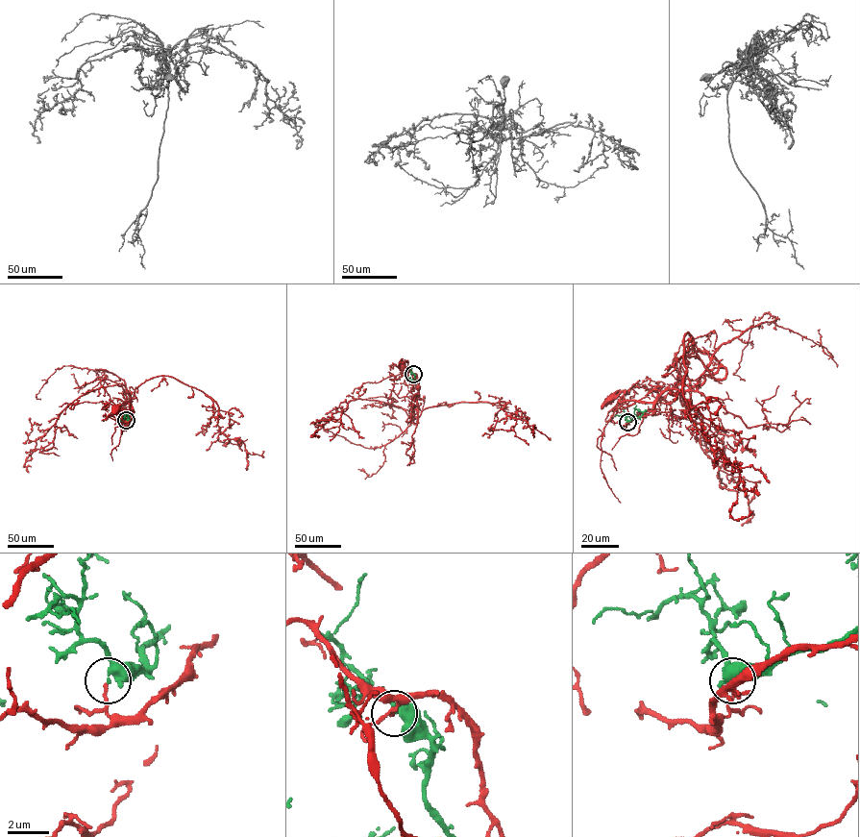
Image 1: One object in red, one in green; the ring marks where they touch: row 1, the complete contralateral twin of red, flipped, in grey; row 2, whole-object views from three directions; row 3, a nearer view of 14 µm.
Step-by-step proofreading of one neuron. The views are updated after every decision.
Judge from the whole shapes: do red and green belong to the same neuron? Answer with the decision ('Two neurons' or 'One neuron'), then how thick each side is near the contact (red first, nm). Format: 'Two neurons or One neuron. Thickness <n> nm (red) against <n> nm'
Two neurons. Thickness 140 nm (red) against 280 nm

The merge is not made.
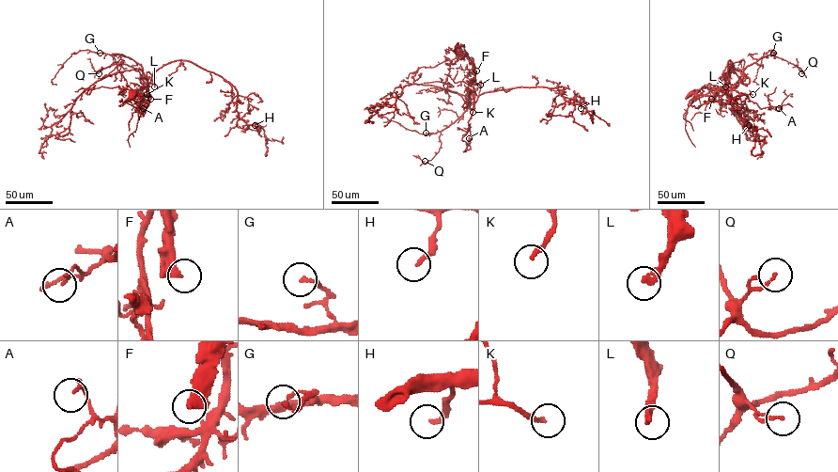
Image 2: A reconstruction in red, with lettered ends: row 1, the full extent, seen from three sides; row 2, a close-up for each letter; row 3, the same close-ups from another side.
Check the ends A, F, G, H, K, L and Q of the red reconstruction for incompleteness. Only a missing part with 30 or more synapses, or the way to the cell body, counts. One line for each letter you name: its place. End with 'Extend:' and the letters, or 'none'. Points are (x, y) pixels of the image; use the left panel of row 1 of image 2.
F: at (150, 99)
K: at (147, 94)
L: at (154, 86)
Extend: F, K, L

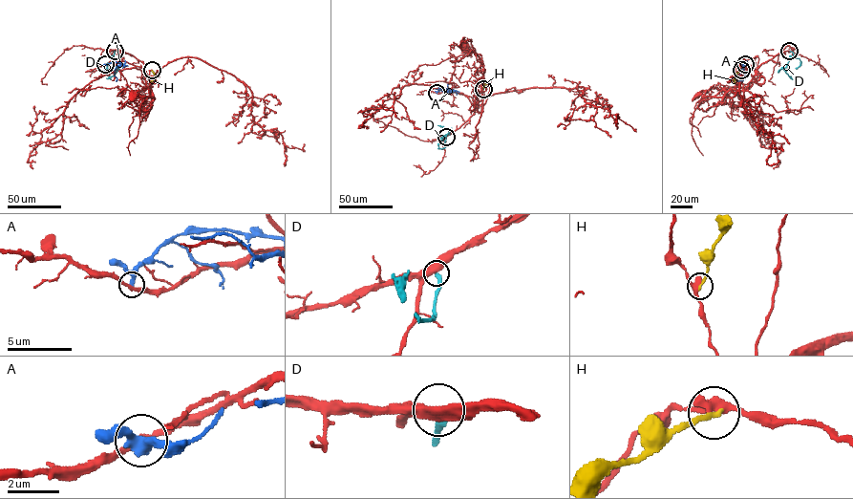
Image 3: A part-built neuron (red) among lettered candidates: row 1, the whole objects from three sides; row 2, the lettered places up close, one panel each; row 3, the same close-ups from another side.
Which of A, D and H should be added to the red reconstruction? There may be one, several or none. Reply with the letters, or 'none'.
none

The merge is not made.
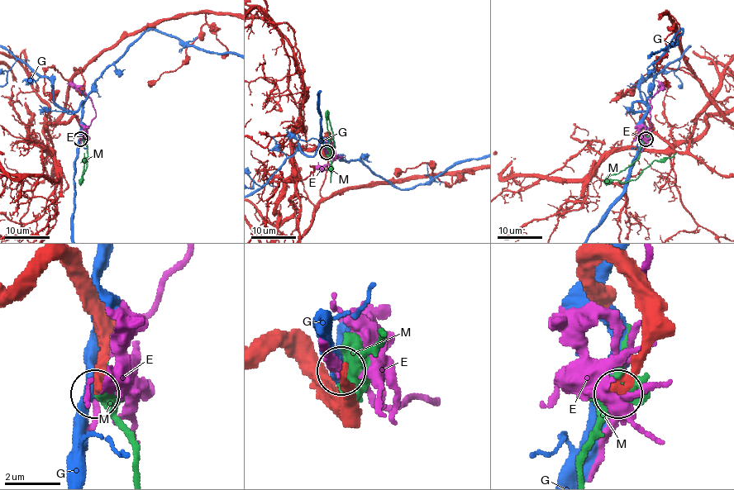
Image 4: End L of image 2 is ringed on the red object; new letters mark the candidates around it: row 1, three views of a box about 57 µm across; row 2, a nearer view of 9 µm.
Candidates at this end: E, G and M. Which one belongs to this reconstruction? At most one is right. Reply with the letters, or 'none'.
none

